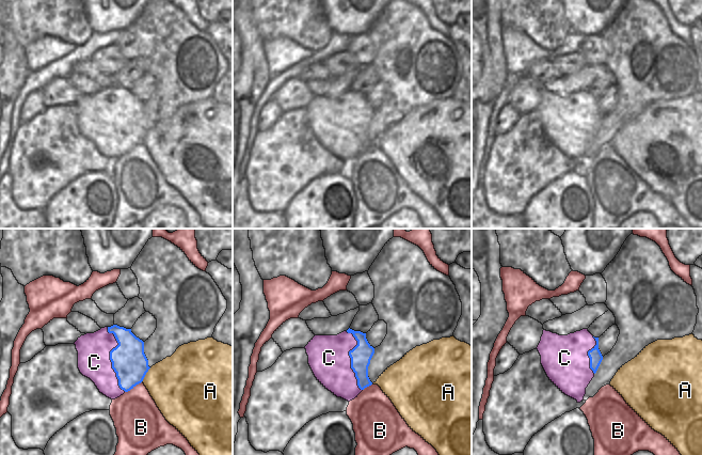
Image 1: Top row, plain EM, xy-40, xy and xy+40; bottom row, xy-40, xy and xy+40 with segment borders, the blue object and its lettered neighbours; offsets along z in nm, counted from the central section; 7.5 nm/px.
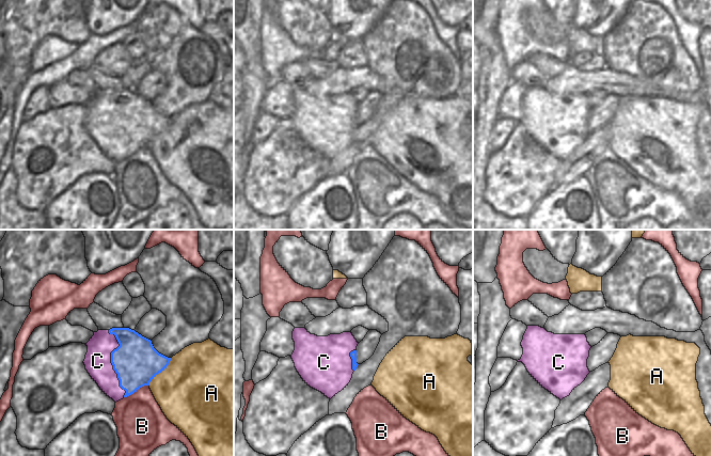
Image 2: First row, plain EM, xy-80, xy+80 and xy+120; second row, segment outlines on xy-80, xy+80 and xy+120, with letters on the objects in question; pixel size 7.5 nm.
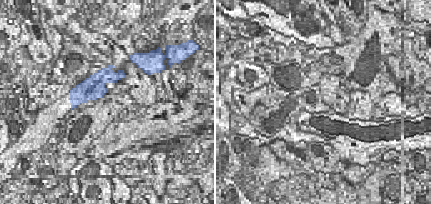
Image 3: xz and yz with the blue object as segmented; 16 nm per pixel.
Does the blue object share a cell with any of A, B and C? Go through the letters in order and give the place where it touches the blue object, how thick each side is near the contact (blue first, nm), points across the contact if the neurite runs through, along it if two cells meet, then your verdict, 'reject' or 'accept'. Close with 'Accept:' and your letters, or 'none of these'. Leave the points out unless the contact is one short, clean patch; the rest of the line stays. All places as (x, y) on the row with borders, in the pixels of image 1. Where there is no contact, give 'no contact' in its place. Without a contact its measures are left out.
A: meets blue in xy-40 at (145, 374); 260 nm thick on the blue side, 420 nm on the other; reject
B: meets blue in xy-40 at (132, 387); 260 nm thick on the blue side, 360 nm on the other; reject
C: meets blue in xy-40 at (110, 359); 260 nm thick on the blue side, 240 nm on the other; accept
Accept: C

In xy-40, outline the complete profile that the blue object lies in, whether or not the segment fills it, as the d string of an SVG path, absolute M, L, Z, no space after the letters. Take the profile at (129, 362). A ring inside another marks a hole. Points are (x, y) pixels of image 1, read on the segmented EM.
M117 325L105 327L94 333L86 333L74 343L78 351L78 368L90 378L100 393L115 399L141 383L150 368L144 354L144 342L131 329Z

